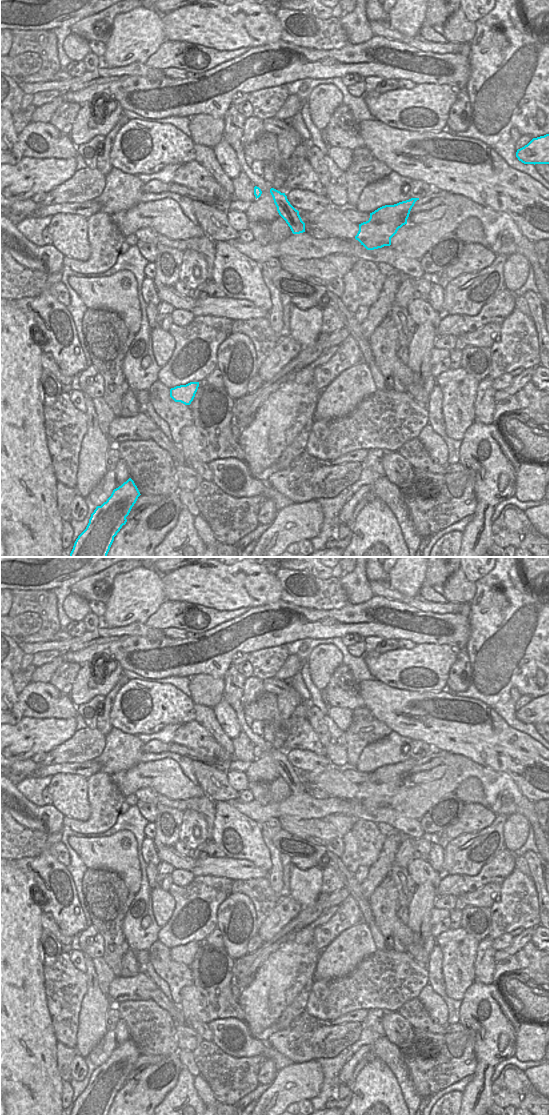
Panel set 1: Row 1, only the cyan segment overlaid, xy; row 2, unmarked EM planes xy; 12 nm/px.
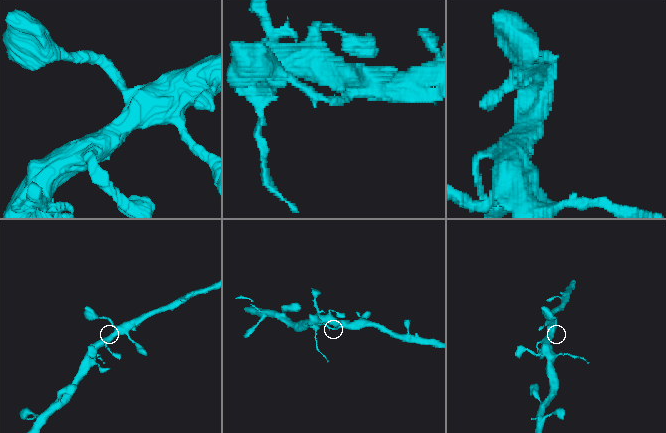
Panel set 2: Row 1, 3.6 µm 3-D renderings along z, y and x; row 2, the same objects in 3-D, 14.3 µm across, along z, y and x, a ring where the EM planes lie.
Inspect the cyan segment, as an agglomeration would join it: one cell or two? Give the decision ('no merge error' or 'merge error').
merge error

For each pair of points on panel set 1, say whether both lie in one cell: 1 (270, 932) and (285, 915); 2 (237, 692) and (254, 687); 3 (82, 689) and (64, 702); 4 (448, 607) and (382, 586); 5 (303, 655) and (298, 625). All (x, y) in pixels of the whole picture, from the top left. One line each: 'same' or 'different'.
1: same
2: different
3: different
4: same
5: different

